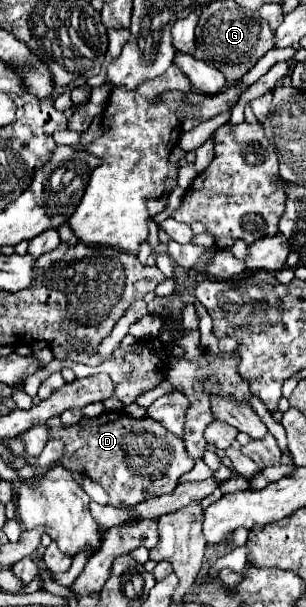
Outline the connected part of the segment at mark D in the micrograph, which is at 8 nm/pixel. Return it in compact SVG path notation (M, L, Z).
M105 411L99 417L83 417L77 425L65 427L59 417L51 417L47 421L49 439L63 441L63 457L55 463L61 463L67 471L75 471L81 475L89 475L93 481L101 483L109 495L109 505L113 507L133 507L141 501L159 497L163 493L173 493L173 489L179 485L181 475L193 469L195 461L185 453L185 445L179 437L169 433L159 421L153 421L151 417L131 417L125 411Z

